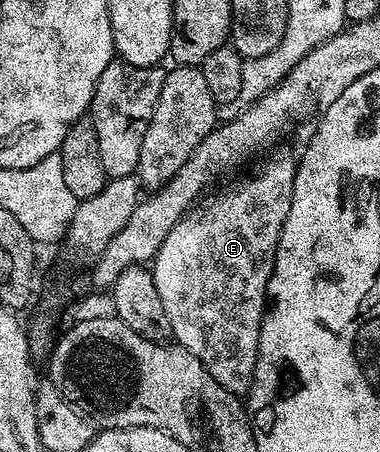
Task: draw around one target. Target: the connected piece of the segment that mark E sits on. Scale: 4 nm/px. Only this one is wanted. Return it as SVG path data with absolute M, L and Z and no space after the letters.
M280 156L277 160L270 161L257 176L252 176L249 180L244 180L241 184L234 185L229 192L224 192L217 200L210 201L197 216L189 215L187 218L179 220L174 226L174 230L170 230L170 234L166 234L166 242L162 242L162 246L156 252L150 264L154 286L158 286L158 296L162 298L162 306L166 309L171 339L175 343L181 344L186 350L190 350L190 354L194 354L194 358L198 358L198 362L202 362L202 366L206 366L206 370L210 370L210 374L214 374L217 382L222 386L226 386L226 390L230 390L235 396L243 397L251 389L252 381L254 380L260 327L264 321L265 311L270 303L268 283L274 270L278 238L282 234L282 226L286 222L286 214L290 214L290 198L294 198L296 166L297 161L293 157L291 160L288 156Z

